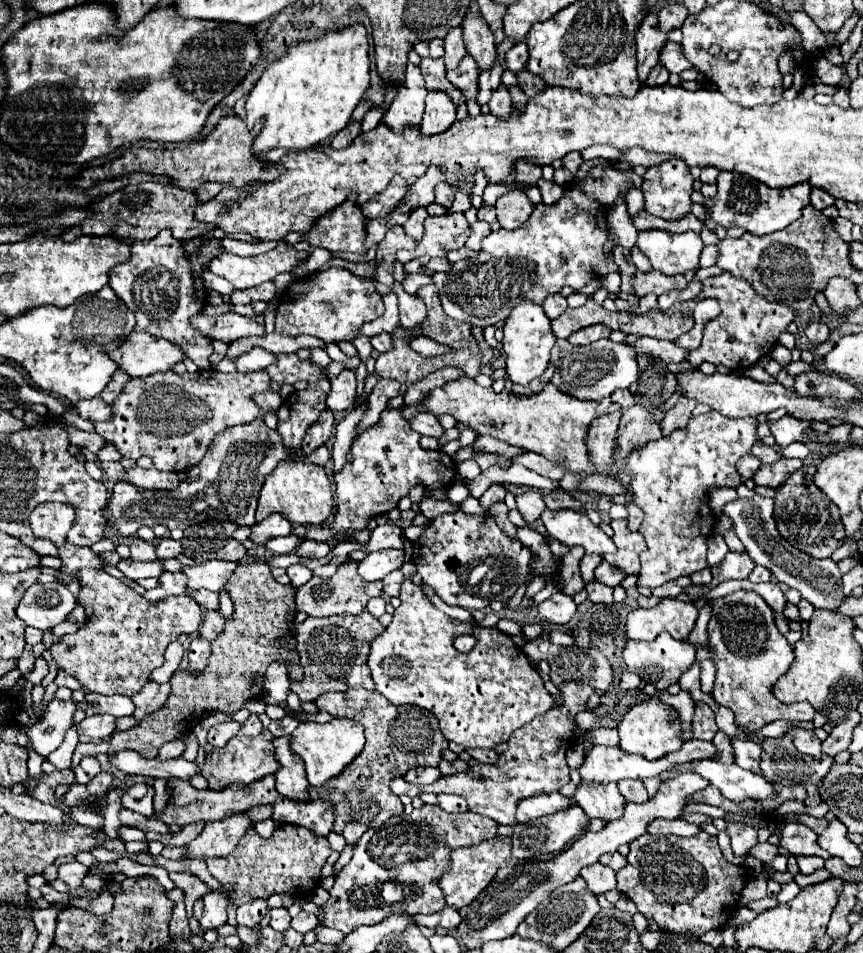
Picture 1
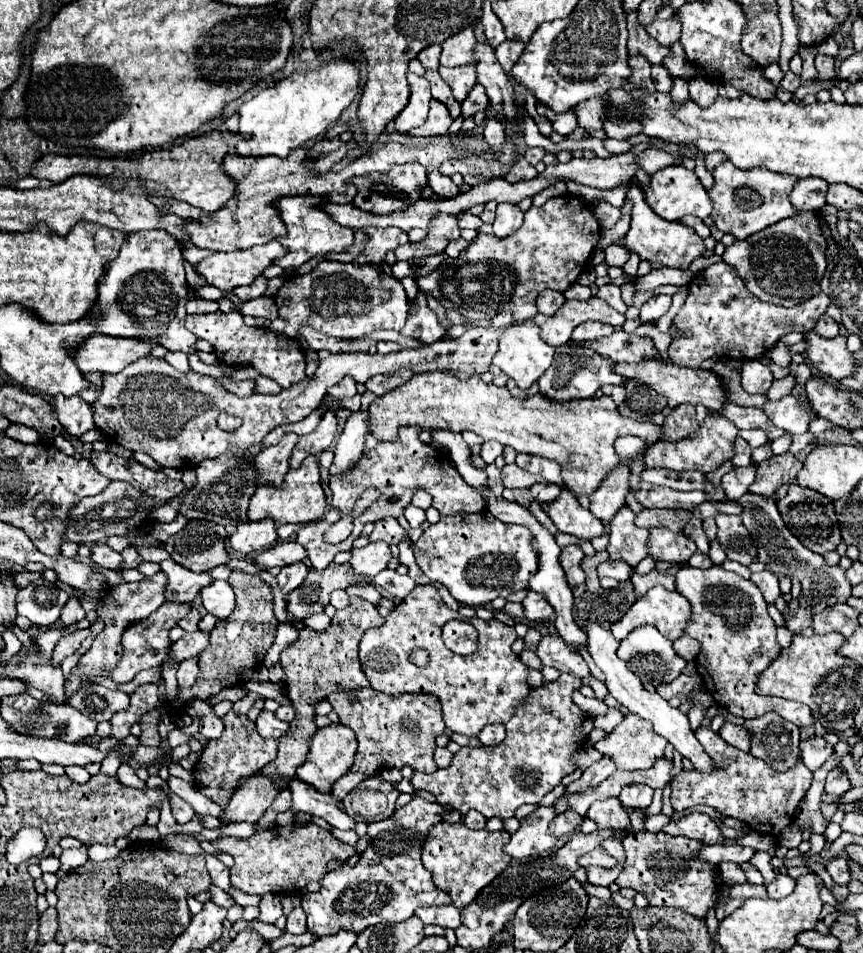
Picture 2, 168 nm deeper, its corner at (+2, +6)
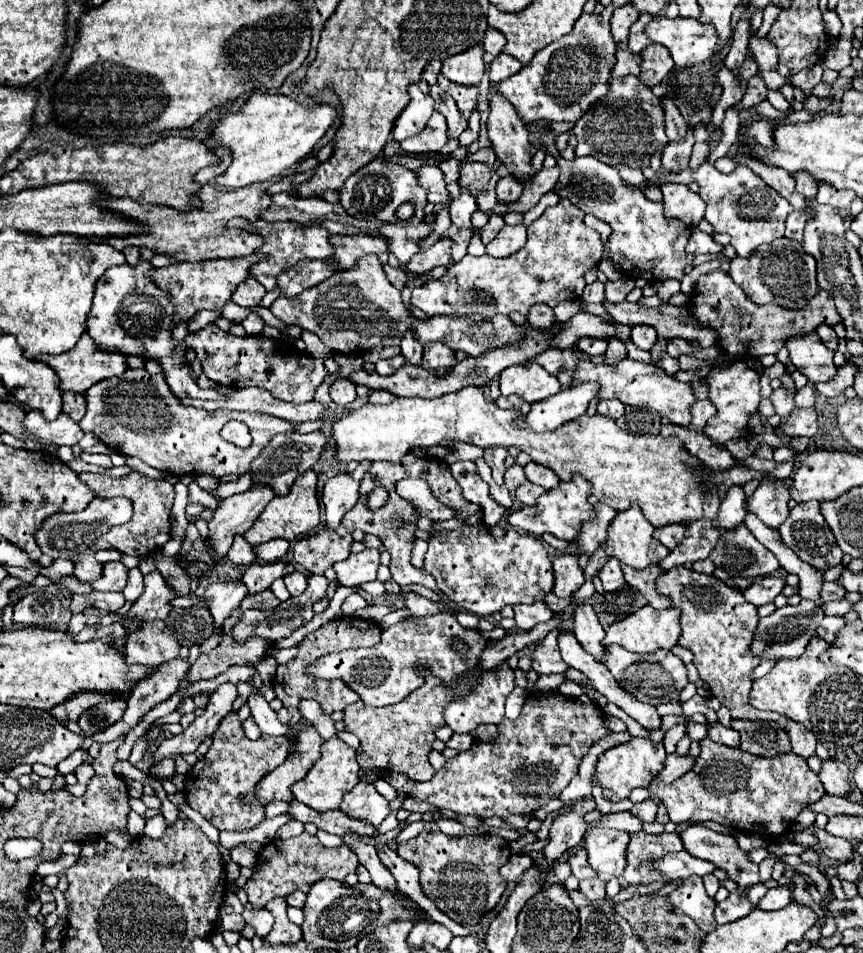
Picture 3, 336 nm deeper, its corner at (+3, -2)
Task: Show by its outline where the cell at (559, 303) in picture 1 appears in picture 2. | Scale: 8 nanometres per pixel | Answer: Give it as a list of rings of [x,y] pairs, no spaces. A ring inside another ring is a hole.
[[[546,289],[546,291],[538,293],[538,299],[536,299],[538,313],[542,313],[542,315],[554,315],[554,313],[562,307],[564,301],[566,301],[566,299],[564,299],[564,293]]]

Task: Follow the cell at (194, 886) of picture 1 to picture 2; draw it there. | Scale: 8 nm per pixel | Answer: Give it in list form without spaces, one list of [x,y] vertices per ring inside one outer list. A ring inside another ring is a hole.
[[[211,885],[208,892],[211,892],[211,900],[217,905],[229,909],[235,904],[235,901],[231,898],[229,894],[226,894],[223,890],[215,885]]]

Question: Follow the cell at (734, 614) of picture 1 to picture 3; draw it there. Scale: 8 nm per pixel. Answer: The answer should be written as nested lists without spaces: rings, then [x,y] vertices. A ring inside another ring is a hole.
[[[685,565],[673,567],[669,571],[663,571],[655,579],[657,593],[667,595],[671,599],[671,607],[677,607],[681,611],[681,637],[679,645],[689,649],[695,659],[693,665],[699,671],[699,677],[709,685],[711,695],[721,701],[731,711],[733,719],[749,719],[749,721],[777,721],[789,735],[791,751],[799,757],[813,757],[815,755],[815,735],[801,723],[787,719],[779,713],[771,711],[759,711],[749,705],[749,691],[751,691],[751,671],[761,663],[759,657],[753,657],[749,651],[753,631],[757,629],[759,615],[757,607],[747,603],[743,593],[739,589],[727,587],[721,579],[705,573],[697,573]]]

